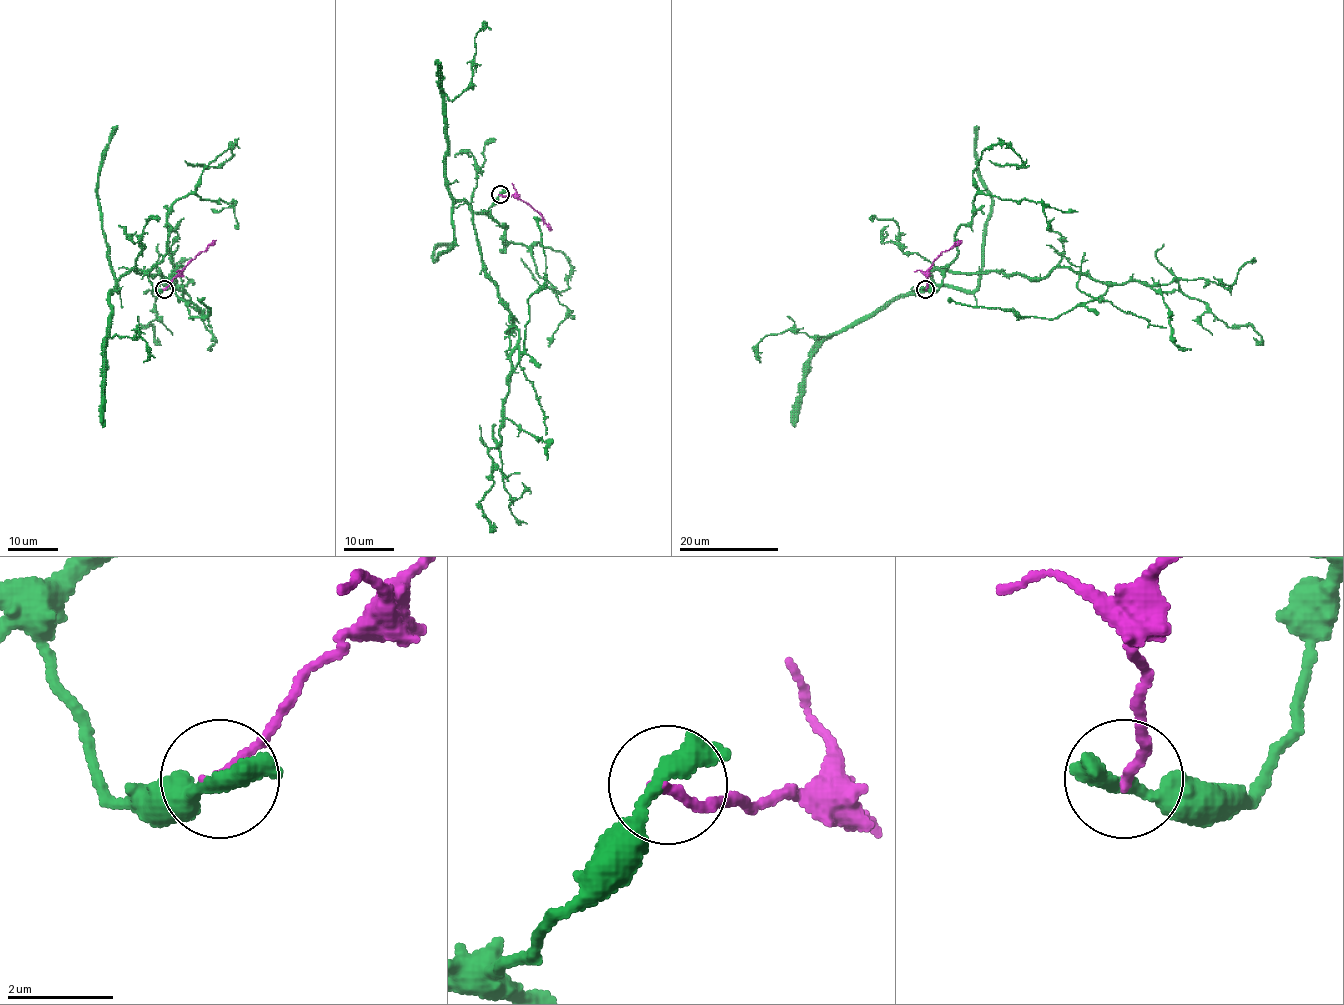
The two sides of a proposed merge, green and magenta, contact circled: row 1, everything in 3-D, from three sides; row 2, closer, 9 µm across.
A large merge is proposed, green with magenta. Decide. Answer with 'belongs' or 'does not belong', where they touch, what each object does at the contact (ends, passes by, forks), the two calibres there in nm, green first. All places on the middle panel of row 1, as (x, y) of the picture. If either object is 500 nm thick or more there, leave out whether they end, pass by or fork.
belongs | (500, 194) | green passes by | magenta ends | 320/180 nm

